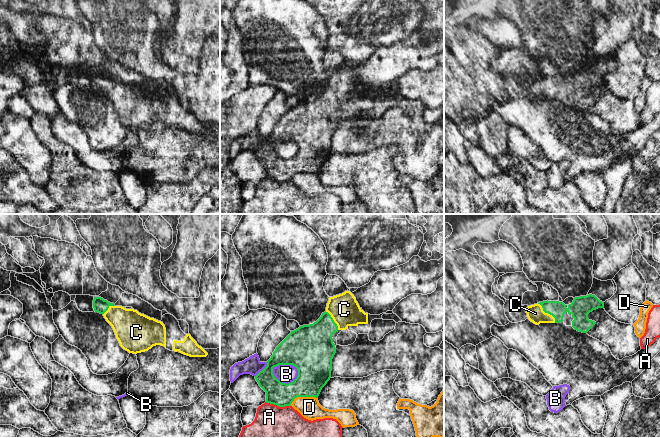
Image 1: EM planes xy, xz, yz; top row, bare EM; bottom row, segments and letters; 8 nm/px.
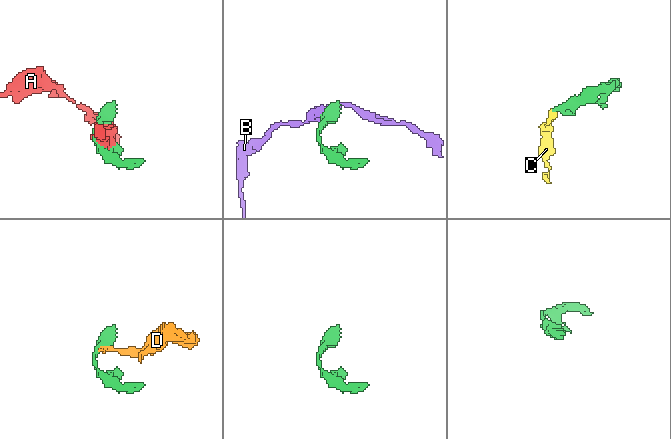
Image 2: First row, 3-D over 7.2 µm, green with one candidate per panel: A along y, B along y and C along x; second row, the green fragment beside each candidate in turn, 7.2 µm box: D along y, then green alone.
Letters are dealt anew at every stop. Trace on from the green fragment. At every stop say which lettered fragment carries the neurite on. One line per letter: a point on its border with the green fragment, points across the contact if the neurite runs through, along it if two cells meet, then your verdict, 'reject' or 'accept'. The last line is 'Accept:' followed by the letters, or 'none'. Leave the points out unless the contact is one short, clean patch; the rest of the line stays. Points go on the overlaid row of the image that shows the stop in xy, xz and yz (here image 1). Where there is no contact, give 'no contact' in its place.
A: xz (278, 405) | reject
B: xz (288, 364) | reject
C: yz (547, 312) | across yz (578, 309), (557, 309), (547, 312), (535, 313) | accept
D: xz (302, 396) | reject
Accept: C

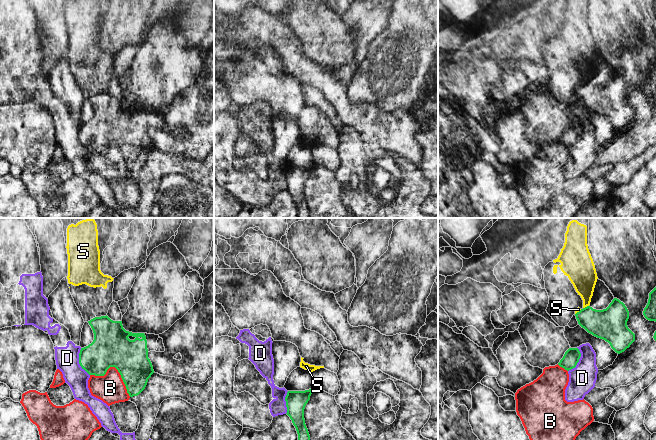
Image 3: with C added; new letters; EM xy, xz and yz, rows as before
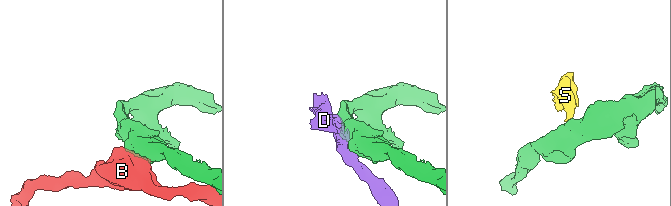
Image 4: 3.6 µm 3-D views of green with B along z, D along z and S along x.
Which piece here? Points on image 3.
B: xy (116, 368) | reject
D: xy (79, 362) | reject
S: yz (585, 307) | along yz (588, 305), (583, 308) | reject
Accept: none

